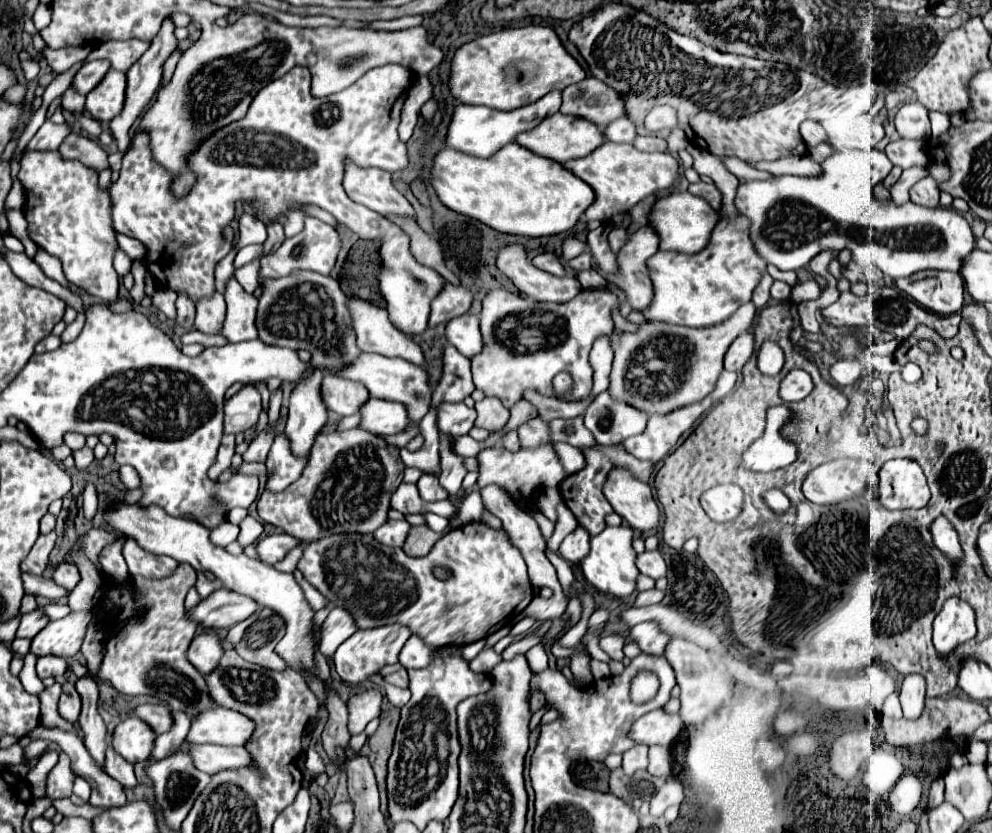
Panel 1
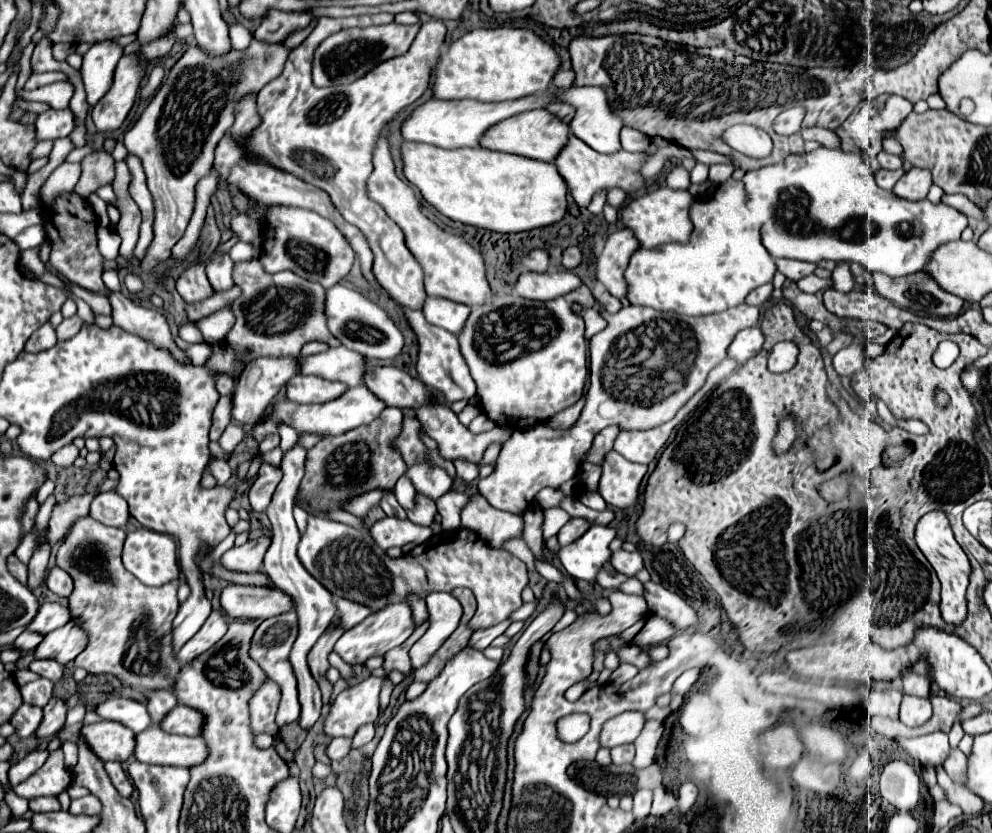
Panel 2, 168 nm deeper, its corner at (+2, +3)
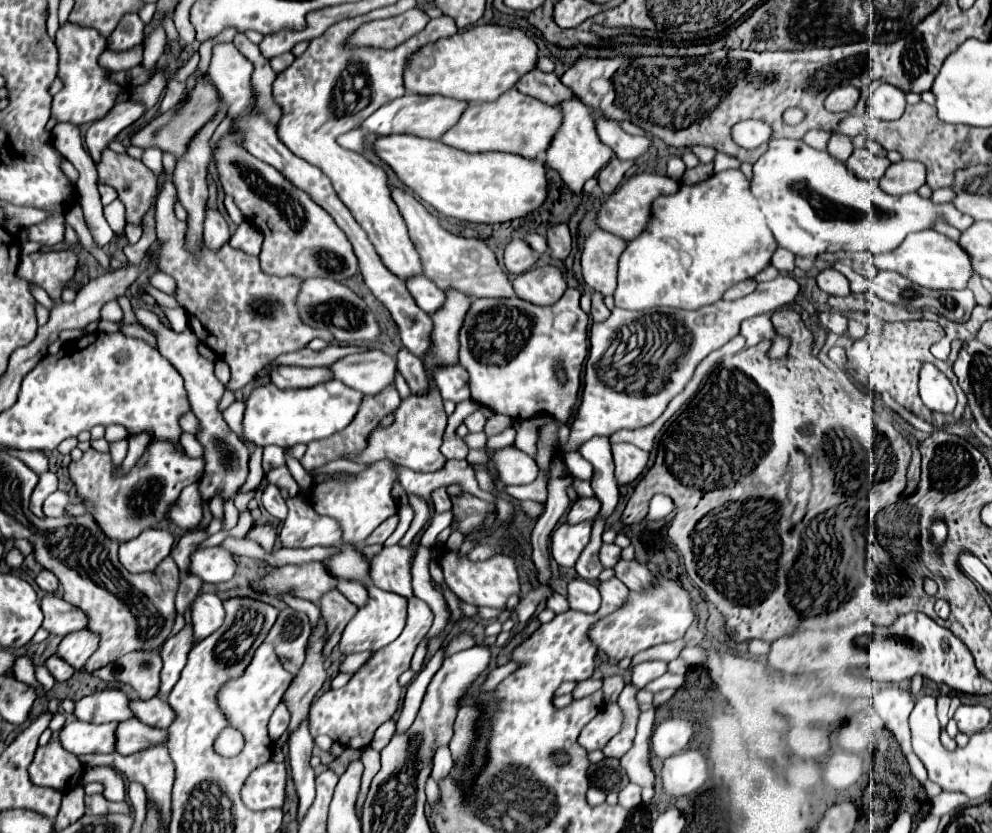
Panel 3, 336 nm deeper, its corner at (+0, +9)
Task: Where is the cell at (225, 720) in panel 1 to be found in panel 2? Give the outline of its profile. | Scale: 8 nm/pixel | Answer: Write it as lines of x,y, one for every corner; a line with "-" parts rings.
178,704
172,714
162,722
162,730
168,734
182,734
182,736
200,736
204,730
204,714
196,708

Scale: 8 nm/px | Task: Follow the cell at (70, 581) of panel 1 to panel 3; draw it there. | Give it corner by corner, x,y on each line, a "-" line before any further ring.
40,570
40,574
34,578
34,582
44,590
44,592
56,592
58,588
58,578
50,570

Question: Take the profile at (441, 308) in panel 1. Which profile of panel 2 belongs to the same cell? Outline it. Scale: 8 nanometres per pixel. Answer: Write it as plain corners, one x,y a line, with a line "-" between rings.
380,136
380,144
372,160
374,160
374,170
366,182
368,198
378,202
386,210
386,214
402,228
408,250
420,262
424,270
426,294
460,302
460,304
468,304
468,306
484,304
492,296
492,292
484,276
484,262
482,262
480,252
474,250
462,236
440,230
432,220
428,220
422,214
420,204
414,196
414,190
408,184
404,184
394,172
388,136

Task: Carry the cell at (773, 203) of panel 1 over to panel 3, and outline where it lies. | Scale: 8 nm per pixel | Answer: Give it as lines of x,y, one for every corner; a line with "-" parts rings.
772,140
768,150
754,164
752,194
760,204
778,246
796,256
818,256
824,252
890,252
902,240
920,230
928,230
938,216
944,216
954,228
966,230
974,220
958,212
954,204
932,204
916,192
890,196
868,180
858,180
846,172
842,162
814,150
804,140

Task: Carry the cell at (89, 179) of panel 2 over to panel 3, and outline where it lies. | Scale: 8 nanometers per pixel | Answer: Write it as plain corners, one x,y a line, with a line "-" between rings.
110,148
106,152
102,152
102,160
98,162
96,168
98,168
98,184
108,184
108,186
116,188
118,200
122,200
122,204
126,206
126,224
144,226
142,220
150,212
150,208
154,206
154,200
158,194
156,174
148,166
144,166
142,160
136,160
128,154
112,152

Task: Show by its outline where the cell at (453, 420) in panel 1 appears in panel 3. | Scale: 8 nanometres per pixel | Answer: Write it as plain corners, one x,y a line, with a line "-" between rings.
380,350
350,354
330,366
332,378
362,394
378,394
382,388
394,384
396,362

